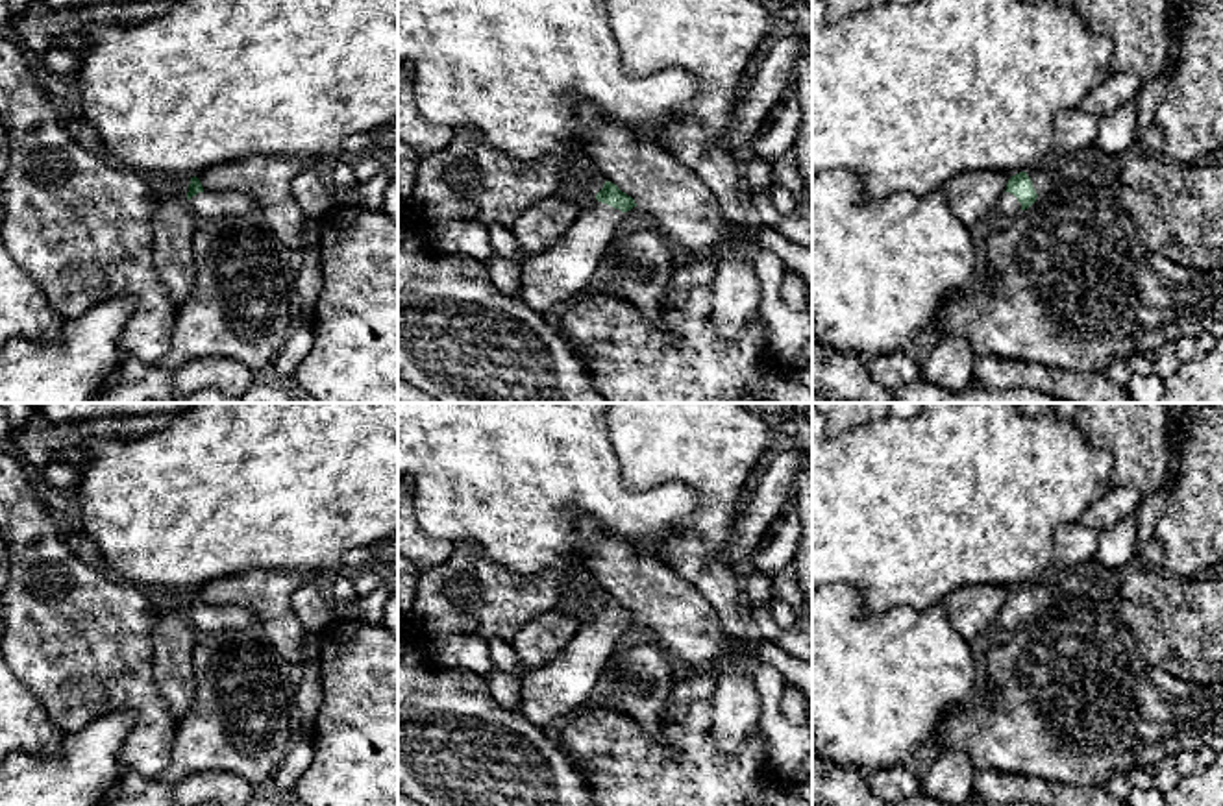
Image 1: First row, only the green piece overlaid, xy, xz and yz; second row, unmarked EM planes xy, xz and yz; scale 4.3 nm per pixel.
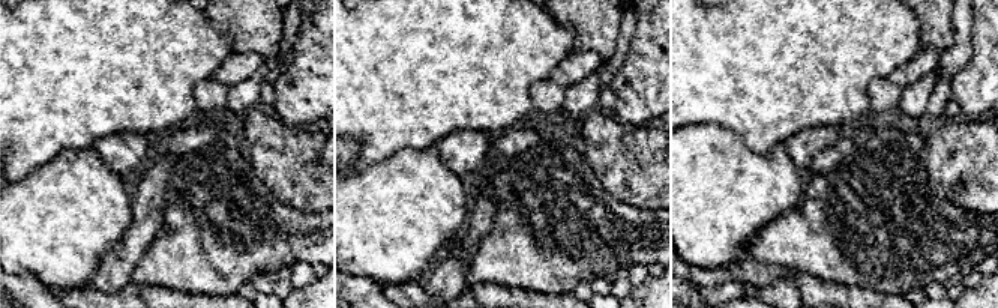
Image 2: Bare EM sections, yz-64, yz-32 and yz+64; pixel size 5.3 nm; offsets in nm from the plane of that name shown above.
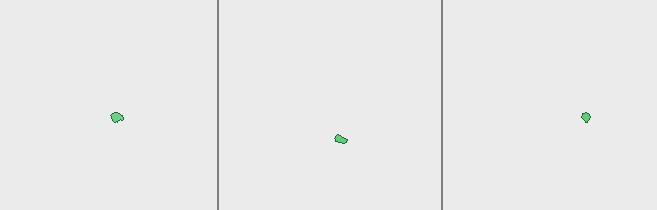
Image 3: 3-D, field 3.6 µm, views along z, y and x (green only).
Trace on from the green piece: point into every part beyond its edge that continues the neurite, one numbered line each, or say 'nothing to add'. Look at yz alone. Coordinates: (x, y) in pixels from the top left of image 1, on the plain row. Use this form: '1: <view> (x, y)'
1: yz (1042, 596)
2: yz (1007, 620)

